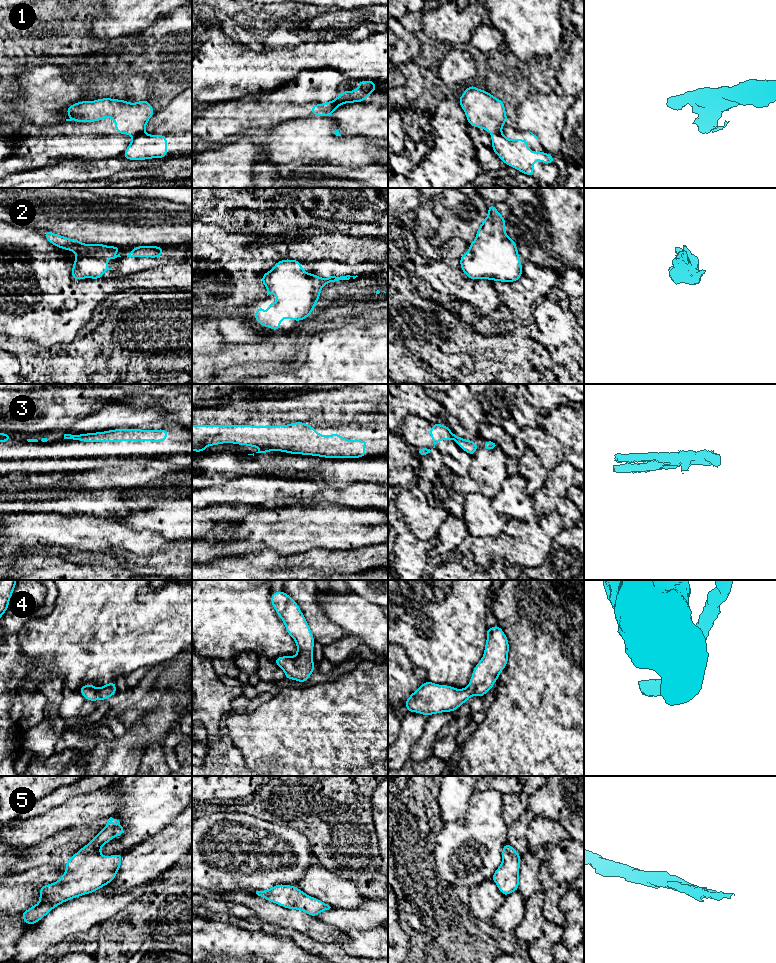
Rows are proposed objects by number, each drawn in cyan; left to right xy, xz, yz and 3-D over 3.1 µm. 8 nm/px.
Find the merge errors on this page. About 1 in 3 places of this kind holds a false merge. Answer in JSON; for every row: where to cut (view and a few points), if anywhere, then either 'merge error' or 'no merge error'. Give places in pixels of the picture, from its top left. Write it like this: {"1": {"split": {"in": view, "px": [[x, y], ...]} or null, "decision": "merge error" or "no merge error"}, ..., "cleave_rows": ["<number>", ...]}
{"1": {"split": {"in": "xz", "px": [[365, 95], [359, 98], [344, 99], [339, 104]]}, "decision": "merge error"}, "2": {"split": null, "decision": "no merge error"}, "3": {"split": {"in": "yz", "px": [[452, 434], [453, 438]]}, "decision": "merge error"}, "4": {"split": null, "decision": "no merge error"}, "5": {"split": null, "decision": "no merge error"}, "cleave_rows": ["1", "3"]}

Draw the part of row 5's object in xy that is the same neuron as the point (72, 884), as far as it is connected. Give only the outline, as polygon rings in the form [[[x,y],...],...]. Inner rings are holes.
[[[110,817],[92,841],[68,859],[66,871],[59,880],[39,889],[39,902],[20,913],[27,925],[34,925],[63,902],[93,893],[114,880],[123,854],[104,857],[100,852],[104,844],[125,832],[119,820],[116,826],[112,825],[113,820]]]

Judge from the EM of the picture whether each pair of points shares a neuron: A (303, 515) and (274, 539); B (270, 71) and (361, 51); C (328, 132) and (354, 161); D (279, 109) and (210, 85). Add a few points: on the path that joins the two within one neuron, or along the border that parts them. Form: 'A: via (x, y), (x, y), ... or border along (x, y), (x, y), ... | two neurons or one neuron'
A: via (296, 522), (281, 536) | one neuron
B: via (293, 59), (322, 54), (338, 54) | one neuron
C: via (332, 139), (347, 154) | one neuron
D: border along (235, 99), (211, 104) | two neurons

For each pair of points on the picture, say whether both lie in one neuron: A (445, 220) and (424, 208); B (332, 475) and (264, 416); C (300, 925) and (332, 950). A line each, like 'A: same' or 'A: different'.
A: different
B: different
C: different

